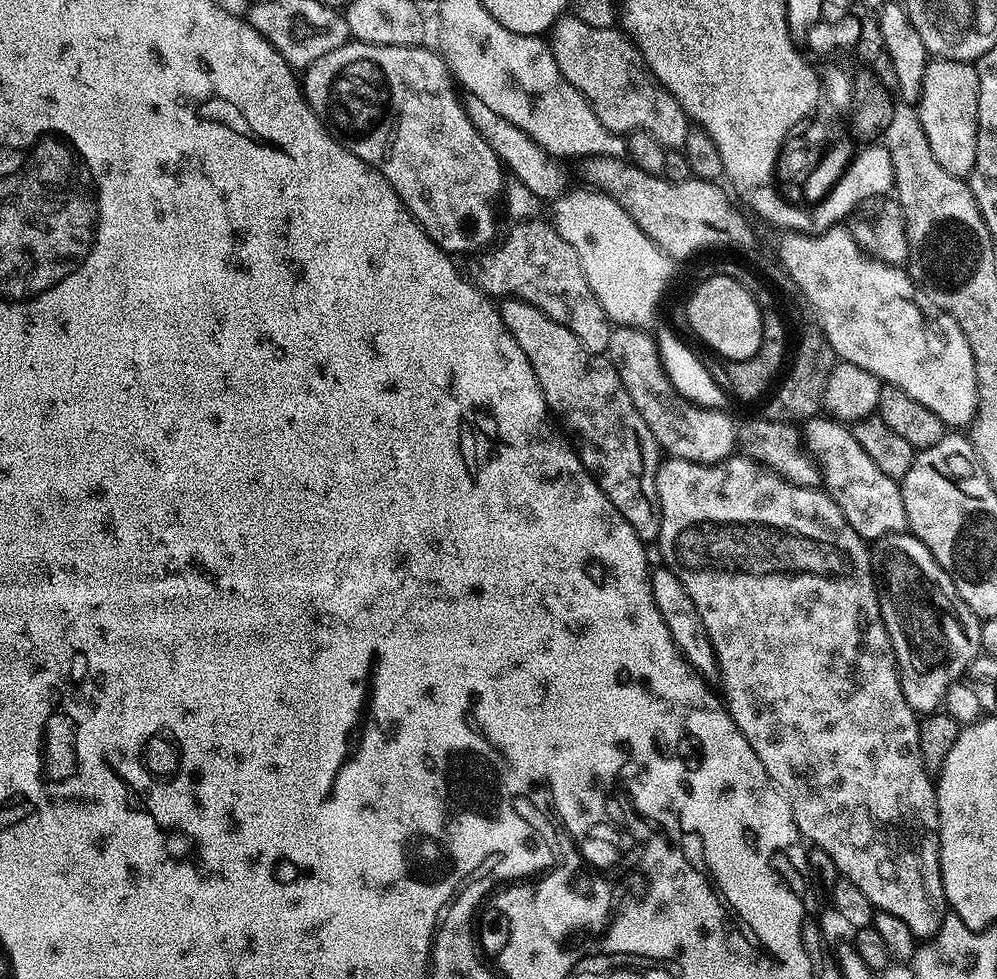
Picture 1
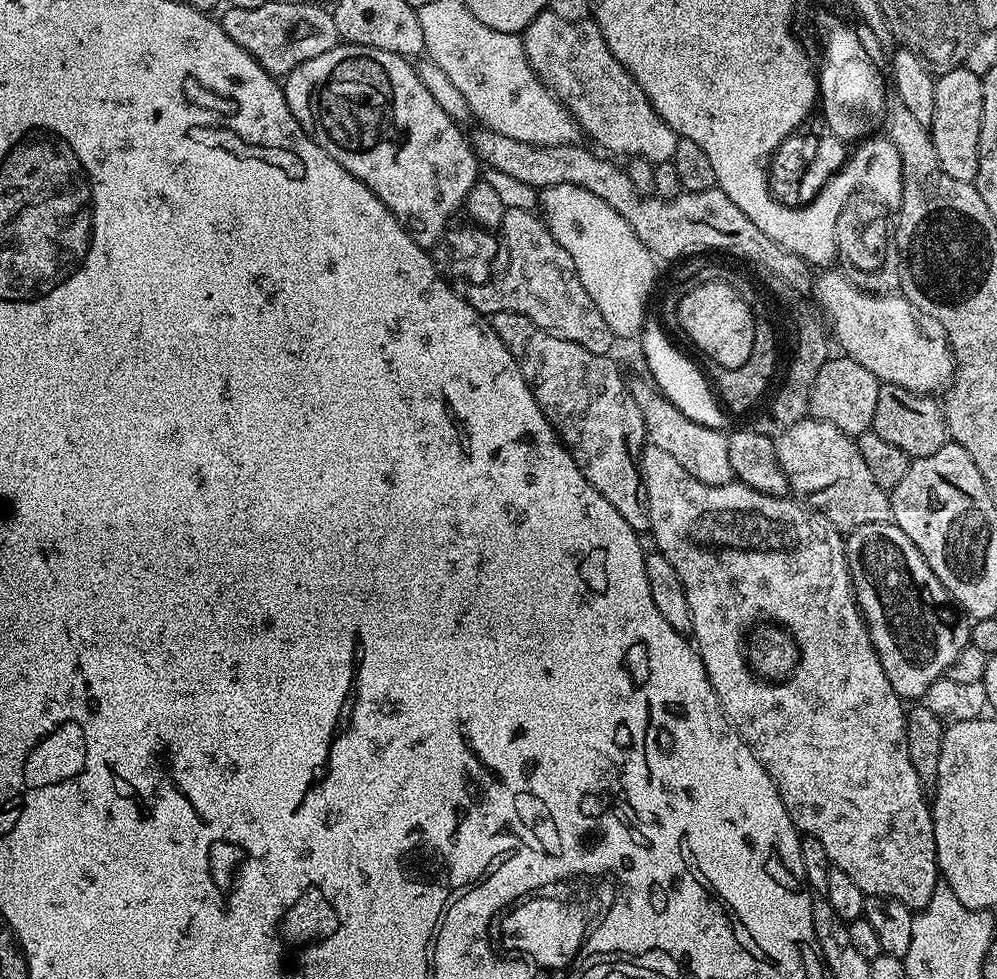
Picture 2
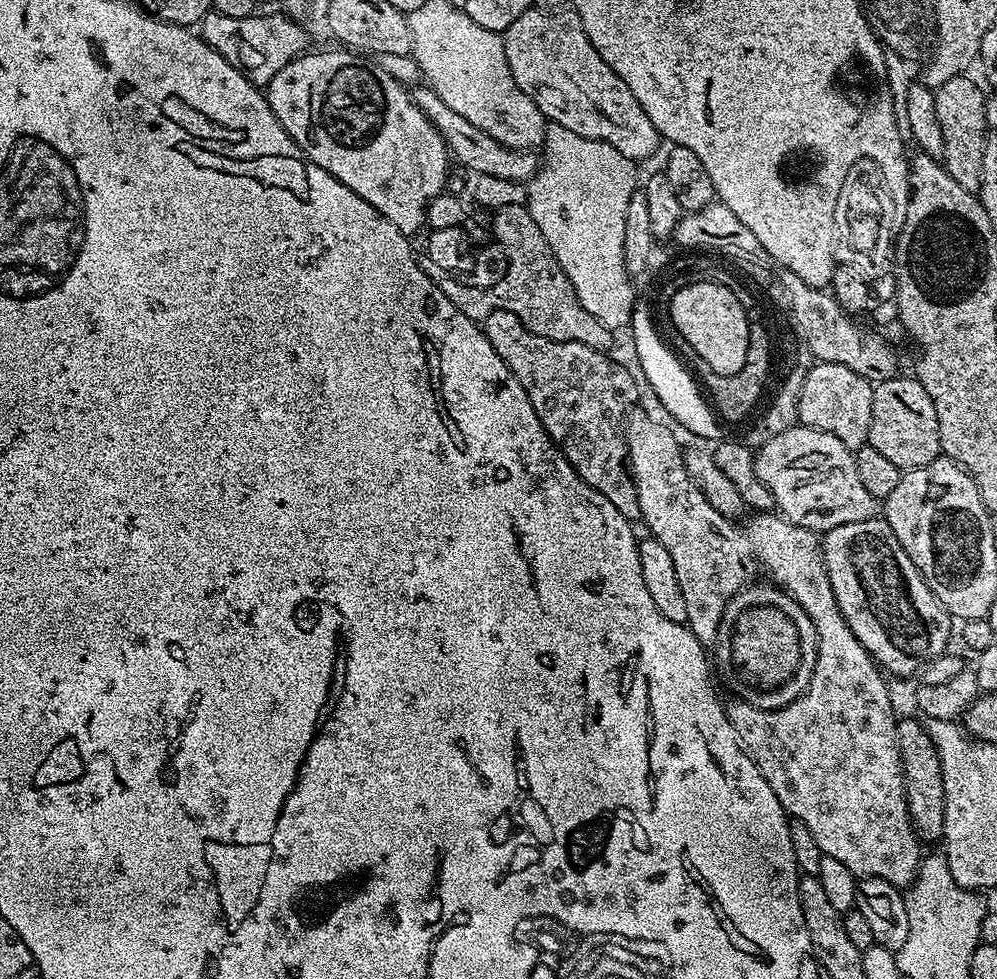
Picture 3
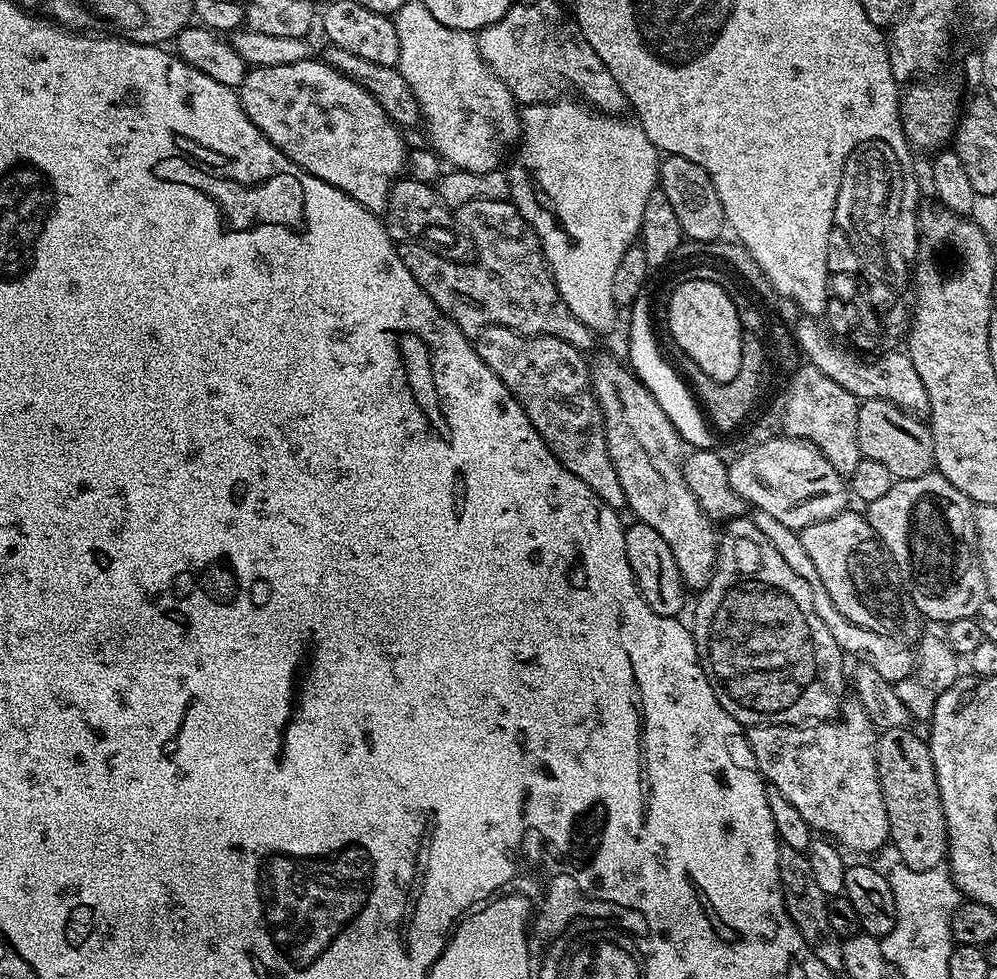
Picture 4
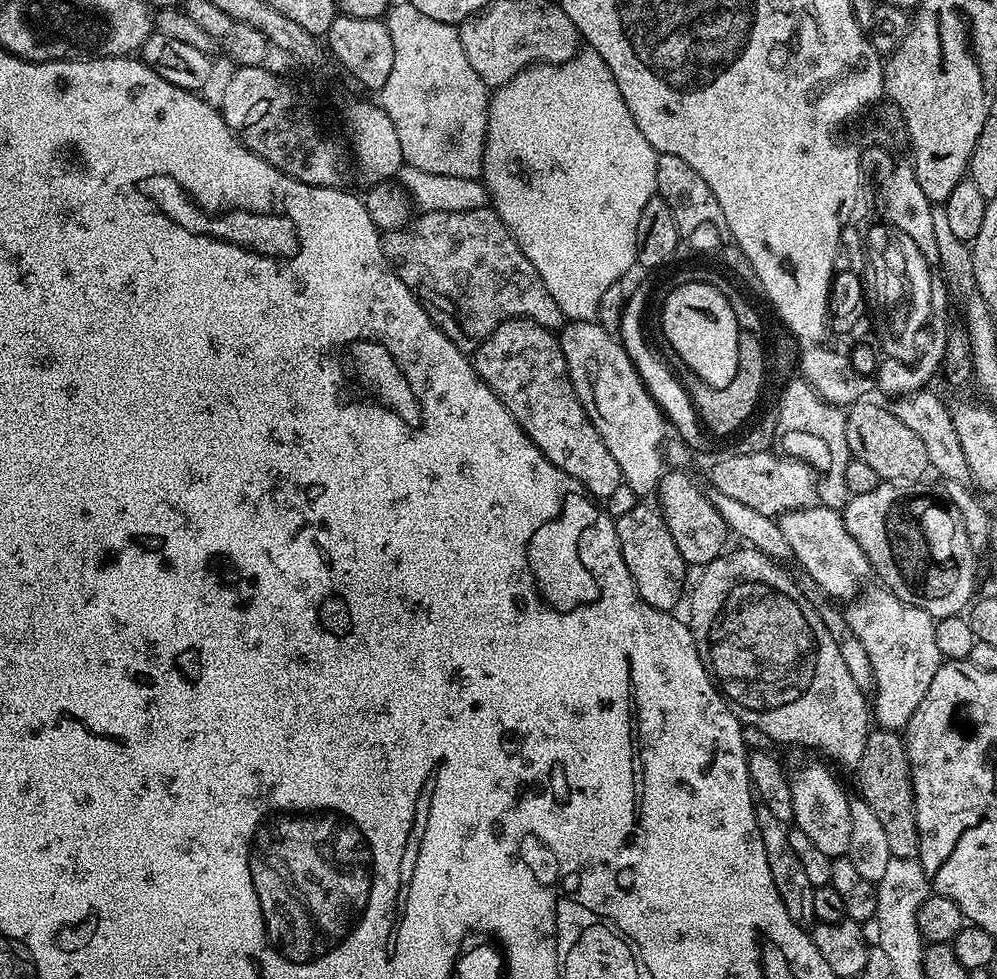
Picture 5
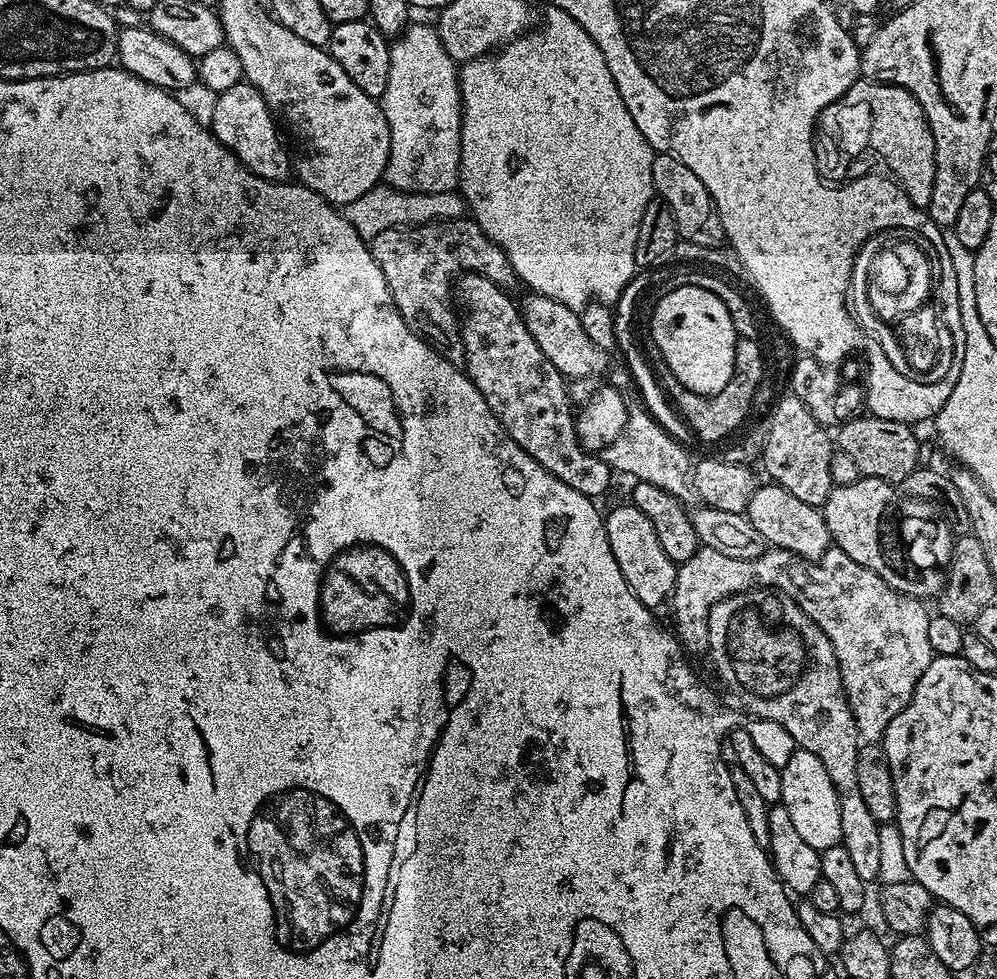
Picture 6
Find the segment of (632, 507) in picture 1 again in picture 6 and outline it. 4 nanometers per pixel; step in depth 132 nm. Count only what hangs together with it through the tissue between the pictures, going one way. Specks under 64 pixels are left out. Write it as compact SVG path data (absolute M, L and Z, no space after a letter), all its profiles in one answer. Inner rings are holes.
M465 272L455 281L454 296L458 304L460 299L462 309L462 367L474 386L478 386L478 394L486 398L486 406L490 406L506 434L534 462L554 474L554 478L566 482L566 486L574 486L578 494L599 498L611 486L614 473L599 455L585 452L579 444L566 378L538 350L538 342L530 338L517 301L515 304L508 295L499 284L478 272Z

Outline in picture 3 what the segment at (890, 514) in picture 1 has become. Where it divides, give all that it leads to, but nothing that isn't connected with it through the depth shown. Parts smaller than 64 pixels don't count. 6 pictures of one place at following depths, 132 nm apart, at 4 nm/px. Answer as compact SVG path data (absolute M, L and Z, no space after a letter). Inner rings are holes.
M793 426L757 447L754 455L758 478L774 494L779 515L791 524L823 534L834 530L834 526L870 520L877 515L878 502L862 486L853 449L834 438L834 434Z

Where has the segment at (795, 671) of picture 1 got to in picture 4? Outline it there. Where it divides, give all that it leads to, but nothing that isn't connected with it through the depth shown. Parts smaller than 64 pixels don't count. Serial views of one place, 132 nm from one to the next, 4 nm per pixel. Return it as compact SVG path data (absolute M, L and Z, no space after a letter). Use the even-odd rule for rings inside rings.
M600 356L590 364L592 374L592 392L596 396L596 407L604 415L604 433L610 450L610 458L614 462L614 470L618 470L618 482L622 482L624 503L637 521L646 526L654 526L666 546L670 546L670 554L674 554L674 562L678 562L678 570L684 579L685 589L699 590L707 586L716 569L716 553L718 551L718 532L713 521L708 519L694 494L690 494L690 486L686 486L684 477L684 457L686 445L676 433L674 426L663 412L662 407L649 394L646 386L637 378L627 363L615 360L612 356ZM855 698L845 699L839 713L838 718L833 718L827 722L812 722L807 726L799 724L758 724L747 729L748 732L748 748L752 751L754 767L765 781L771 787L782 790L782 794L786 794L786 799L798 809L798 814L802 814L802 818L806 818L808 827L813 833L823 834L825 837L831 838L841 849L852 852L876 852L883 844L889 843L888 839L888 819L886 818L886 808L882 802L882 790L878 782L878 762L876 761L876 742L878 739L878 730L870 722L870 718L866 714L866 710Z

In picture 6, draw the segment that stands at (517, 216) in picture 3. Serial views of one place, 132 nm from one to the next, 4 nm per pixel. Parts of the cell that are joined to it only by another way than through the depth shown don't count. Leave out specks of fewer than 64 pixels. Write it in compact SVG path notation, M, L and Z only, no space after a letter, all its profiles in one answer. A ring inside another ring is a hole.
M471 218L432 220L413 228L382 230L378 238L371 240L370 247L372 257L382 270L382 278L386 278L394 306L398 314L402 314L406 326L410 326L412 332L427 340L437 352L457 366L464 363L464 347L461 321L450 299L454 281L465 272L478 272L505 290L517 283L510 258L506 258L504 251Z

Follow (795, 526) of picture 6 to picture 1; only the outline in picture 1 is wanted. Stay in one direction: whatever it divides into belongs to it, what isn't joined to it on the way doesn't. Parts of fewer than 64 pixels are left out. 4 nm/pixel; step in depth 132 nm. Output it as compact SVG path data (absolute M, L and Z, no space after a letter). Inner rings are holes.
M893 534L875 541L874 564L882 581L880 613L896 655L902 694L917 714L931 714L943 705L950 686L967 673L973 658L981 655L981 617L961 607L950 574L917 536Z

